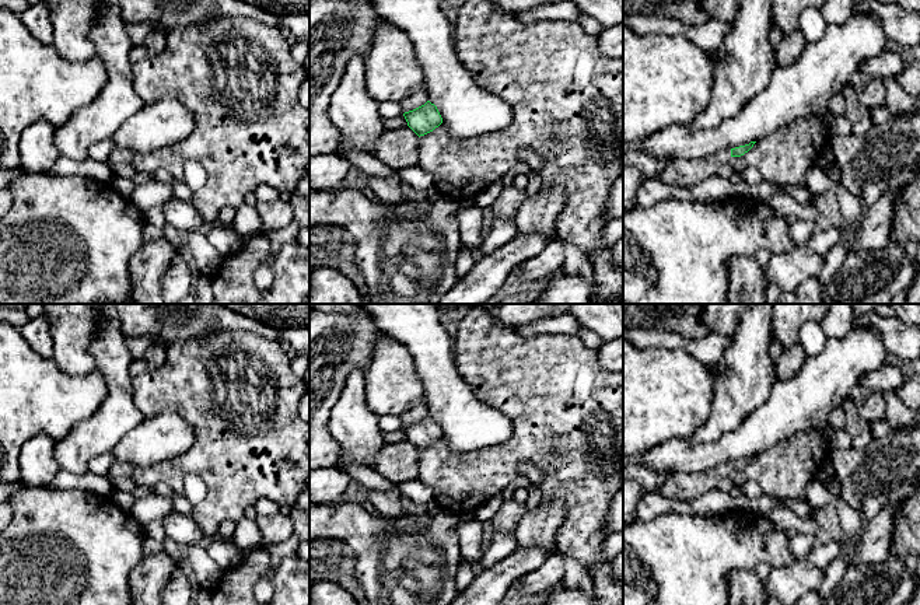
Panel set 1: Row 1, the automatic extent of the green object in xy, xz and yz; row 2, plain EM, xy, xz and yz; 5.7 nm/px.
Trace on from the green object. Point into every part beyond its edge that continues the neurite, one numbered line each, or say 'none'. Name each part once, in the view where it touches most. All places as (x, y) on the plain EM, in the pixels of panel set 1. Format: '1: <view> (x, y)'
1: yz (684, 486)

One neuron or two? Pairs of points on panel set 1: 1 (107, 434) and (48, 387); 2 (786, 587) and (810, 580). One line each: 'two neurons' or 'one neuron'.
1: two neurons
2: one neuron

